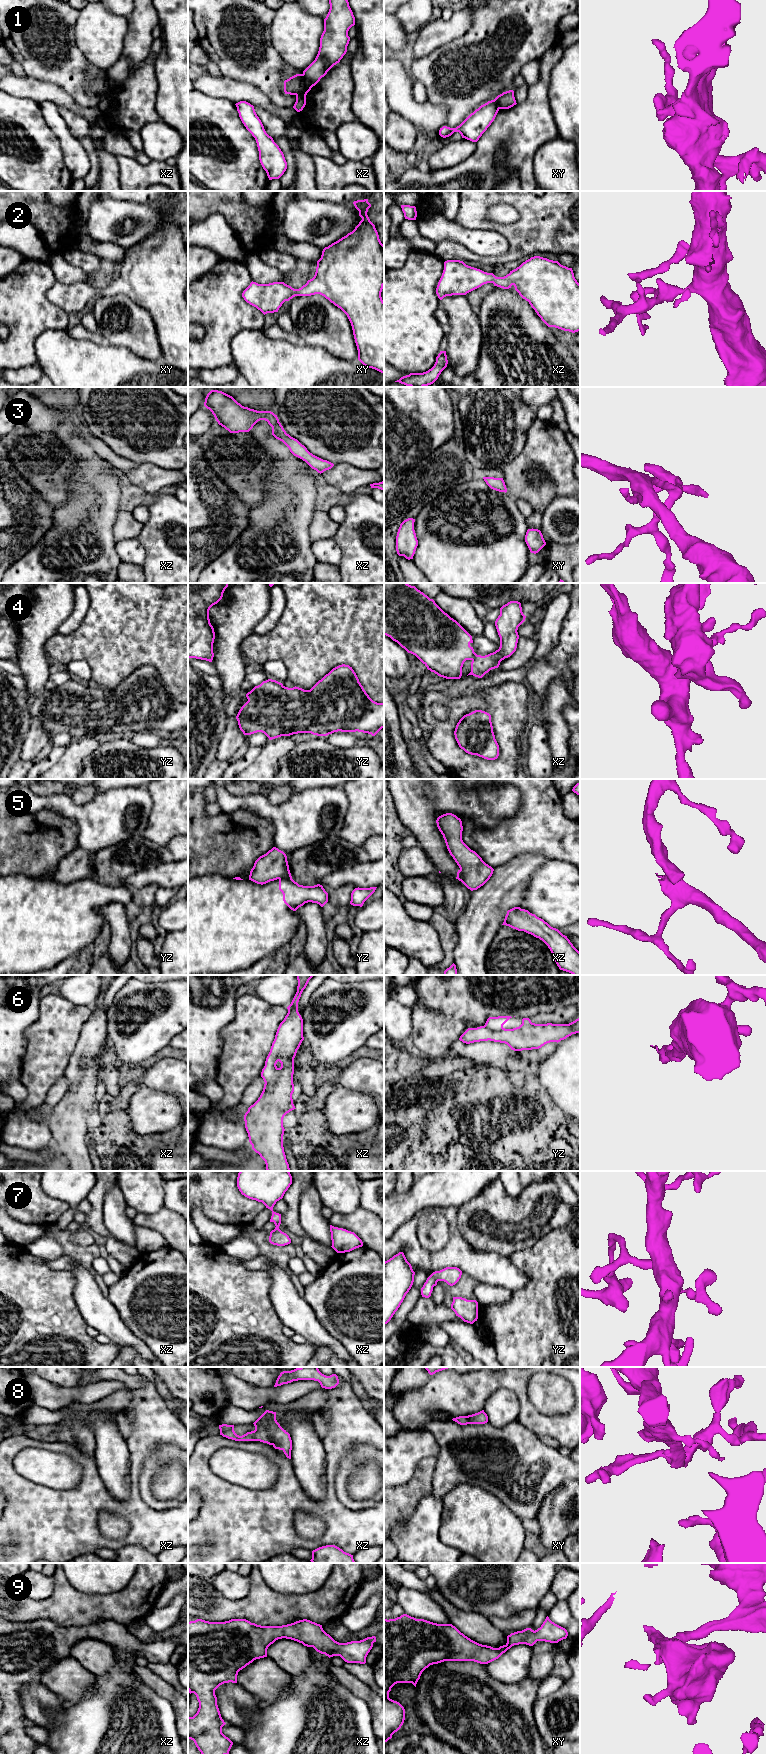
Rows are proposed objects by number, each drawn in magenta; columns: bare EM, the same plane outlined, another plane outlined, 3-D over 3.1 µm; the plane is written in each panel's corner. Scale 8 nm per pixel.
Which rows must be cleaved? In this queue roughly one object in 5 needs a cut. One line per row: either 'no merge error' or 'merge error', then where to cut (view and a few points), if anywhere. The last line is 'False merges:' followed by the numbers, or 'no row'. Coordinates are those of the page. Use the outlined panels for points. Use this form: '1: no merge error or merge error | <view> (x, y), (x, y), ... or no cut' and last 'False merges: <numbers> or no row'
1: merge error | xz (303, 74), (302, 89), (296, 95)
2: no merge error | no cut
3: no merge error | no cut
4: no merge error | no cut
5: merge error | yz (291, 878), (279, 879)
6: no merge error | no cut
7: no merge error | no cut
8: no merge error | no cut
9: no merge error | no cut
False merges: 1, 5

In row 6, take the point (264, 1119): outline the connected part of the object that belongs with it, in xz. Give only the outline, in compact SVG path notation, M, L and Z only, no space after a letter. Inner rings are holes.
M297 975L297 992L287 1007L288 1013L280 1023L270 1052L262 1069L261 1077L265 1084L258 1100L248 1108L244 1115L245 1128L248 1133L252 1149L265 1161L267 1171L290 1171L283 1147L283 1118L290 1111L296 1109L293 1104L294 1092L293 1074L294 1058L303 1037L303 1019L298 1012L298 1002L303 990L314 975Z

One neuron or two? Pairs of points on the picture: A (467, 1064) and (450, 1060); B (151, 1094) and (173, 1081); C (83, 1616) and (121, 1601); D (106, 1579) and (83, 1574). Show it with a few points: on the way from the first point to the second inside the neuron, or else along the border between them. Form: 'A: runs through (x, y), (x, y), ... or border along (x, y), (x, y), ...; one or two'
A: runs through (463, 1063), (454, 1062); one
B: border along (143, 1084), (160, 1087), (177, 1099); two
C: runs through (92, 1609), (112, 1606); one
D: runs through (100, 1578), (96, 1574), (89, 1574); one

